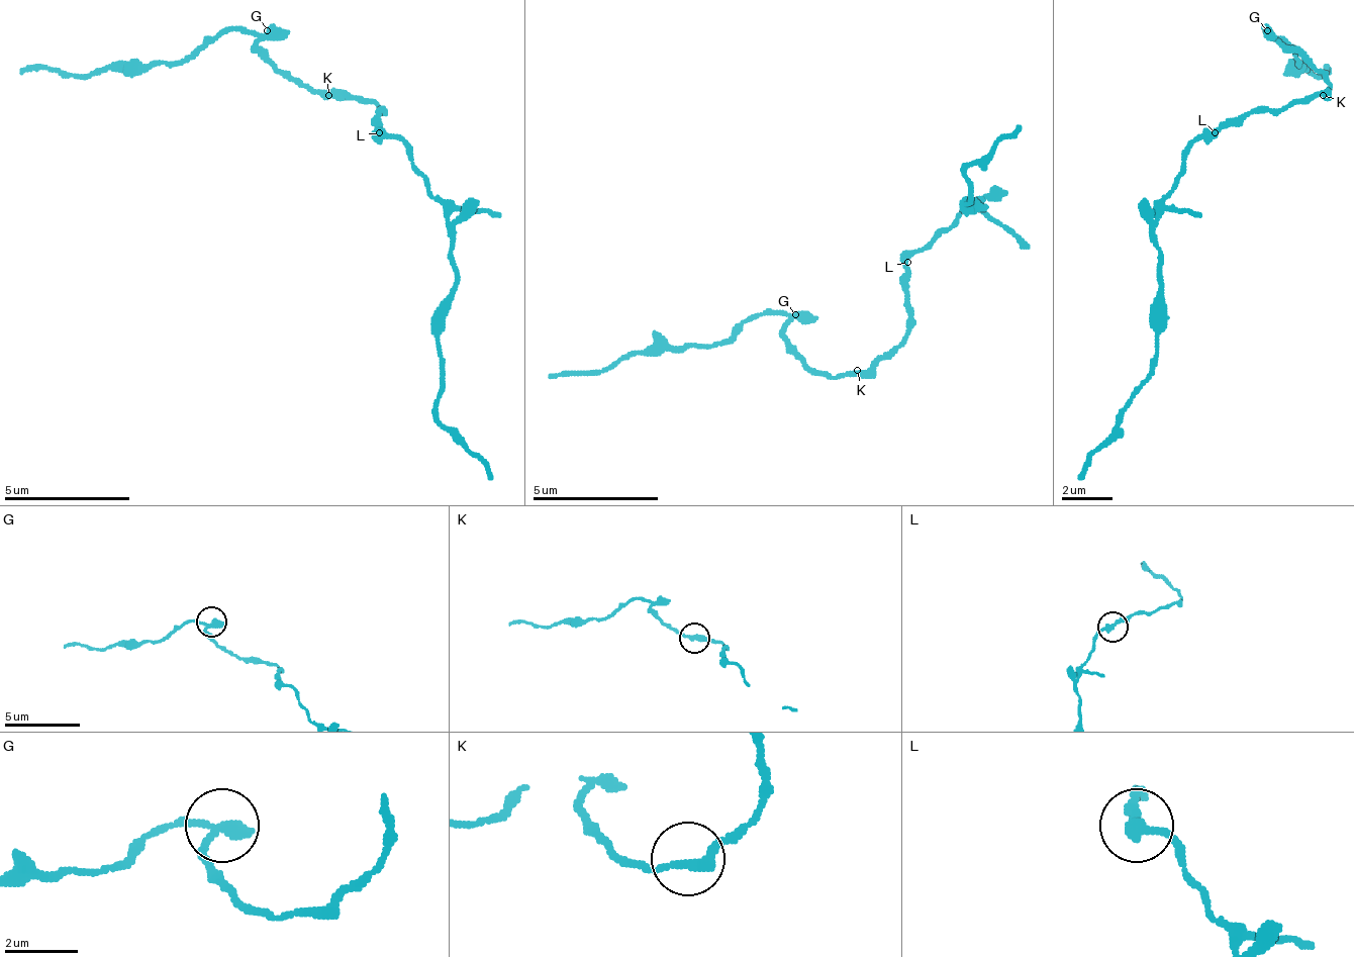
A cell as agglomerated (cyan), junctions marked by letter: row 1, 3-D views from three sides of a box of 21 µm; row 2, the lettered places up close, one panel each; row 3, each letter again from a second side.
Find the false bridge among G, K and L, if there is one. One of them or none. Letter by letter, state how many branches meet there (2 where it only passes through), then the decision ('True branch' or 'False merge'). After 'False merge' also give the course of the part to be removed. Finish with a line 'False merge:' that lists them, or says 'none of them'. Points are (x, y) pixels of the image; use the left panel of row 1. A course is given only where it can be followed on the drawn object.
G: Branches: 2. False merge. Course of the part to remove: (266, 31), (221, 31), (177, 64), (120, 64), (76, 76), (19, 76)
K: Branches: 2. True branch
L: Branches: 2. True branch
False merge: G

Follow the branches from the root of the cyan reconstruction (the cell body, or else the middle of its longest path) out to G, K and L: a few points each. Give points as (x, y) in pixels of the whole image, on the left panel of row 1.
G: (379, 107), (373, 101), (348, 101), (334, 89), (291, 82), (259, 51), (259, 38), (266, 31)
K: (379, 107), (373, 101), (348, 101), (342, 95), (328, 95)
L: (379, 107), (379, 132)

